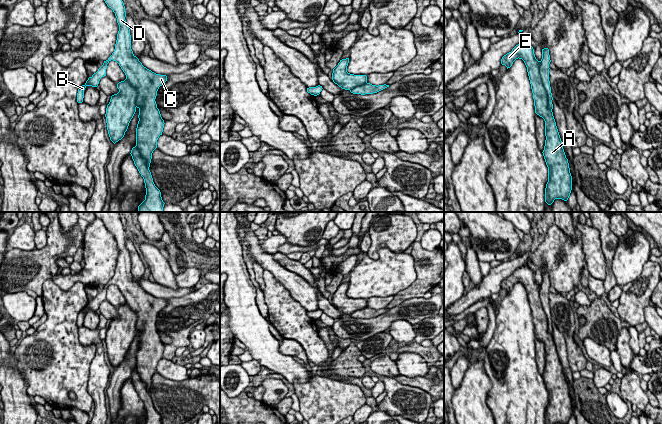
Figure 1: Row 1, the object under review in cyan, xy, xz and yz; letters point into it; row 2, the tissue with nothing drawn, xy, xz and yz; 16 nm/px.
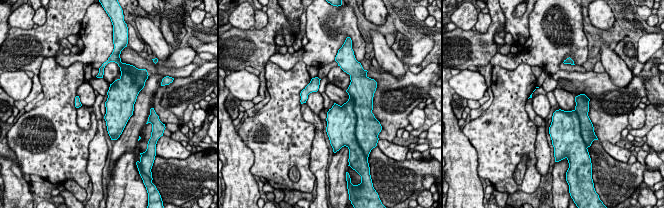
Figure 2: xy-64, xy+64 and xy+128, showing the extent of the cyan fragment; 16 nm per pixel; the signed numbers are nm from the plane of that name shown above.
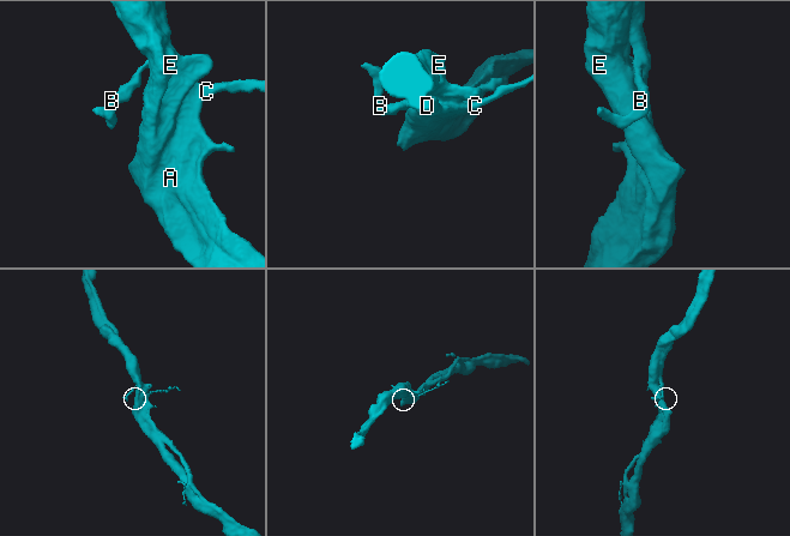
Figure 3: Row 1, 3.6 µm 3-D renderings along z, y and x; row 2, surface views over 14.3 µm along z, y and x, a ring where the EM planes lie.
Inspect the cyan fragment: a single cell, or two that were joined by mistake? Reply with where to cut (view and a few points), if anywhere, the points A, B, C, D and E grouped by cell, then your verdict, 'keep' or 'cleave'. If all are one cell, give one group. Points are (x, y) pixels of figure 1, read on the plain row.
no cut | A B C D E | keep

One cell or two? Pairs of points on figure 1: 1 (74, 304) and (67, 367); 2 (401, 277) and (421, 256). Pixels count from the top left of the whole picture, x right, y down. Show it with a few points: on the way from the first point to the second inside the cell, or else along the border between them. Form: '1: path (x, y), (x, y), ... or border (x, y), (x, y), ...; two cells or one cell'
1: path (66, 320), (66, 351); one cell
2: border (411, 254), (414, 260), (416, 278), (407, 287); two cells

